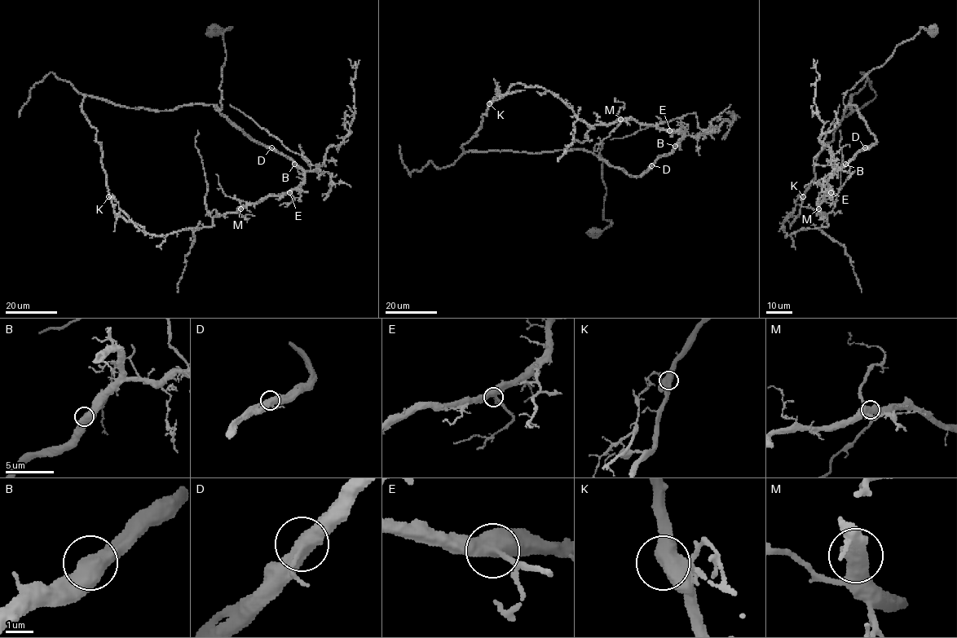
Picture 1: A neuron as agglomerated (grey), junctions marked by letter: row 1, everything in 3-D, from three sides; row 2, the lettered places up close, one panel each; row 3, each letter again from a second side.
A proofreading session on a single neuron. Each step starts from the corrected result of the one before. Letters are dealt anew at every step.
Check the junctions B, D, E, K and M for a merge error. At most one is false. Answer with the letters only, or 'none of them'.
none of them

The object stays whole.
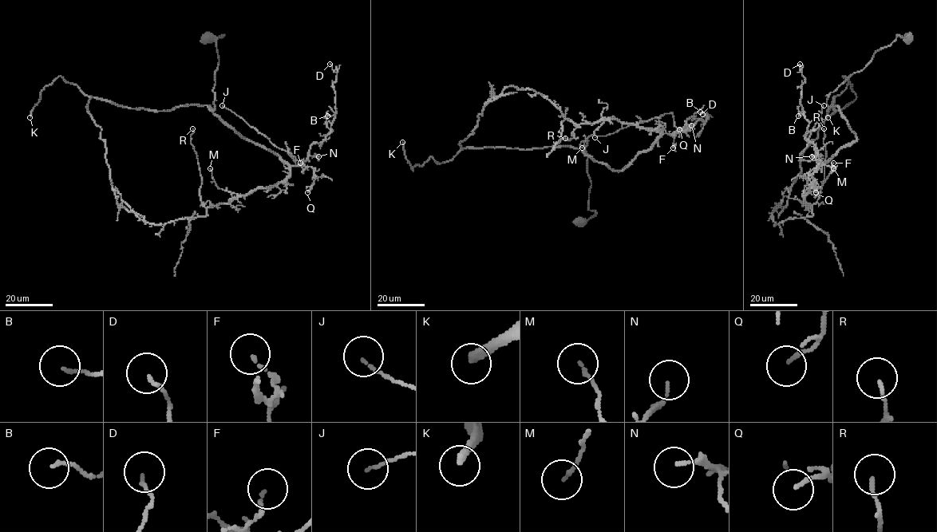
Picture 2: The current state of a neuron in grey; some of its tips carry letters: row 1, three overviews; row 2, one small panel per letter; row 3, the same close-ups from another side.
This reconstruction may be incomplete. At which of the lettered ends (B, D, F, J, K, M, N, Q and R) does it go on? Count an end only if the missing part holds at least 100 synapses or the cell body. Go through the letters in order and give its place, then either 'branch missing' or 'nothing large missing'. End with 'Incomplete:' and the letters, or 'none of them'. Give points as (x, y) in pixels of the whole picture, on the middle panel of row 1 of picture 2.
B: at (700, 112); nothing large missing
D: at (702, 114); nothing large missing
F: at (673, 147); nothing large missing
J: at (595, 137); nothing large missing
K: at (402, 142); branch missing
M: at (582, 147); nothing large missing
N: at (691, 125); nothing large missing
Q: at (679, 129); nothing large missing
R: at (565, 138); nothing large missing
Incomplete: K

